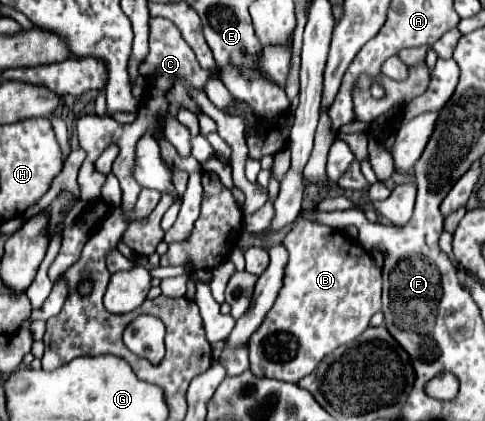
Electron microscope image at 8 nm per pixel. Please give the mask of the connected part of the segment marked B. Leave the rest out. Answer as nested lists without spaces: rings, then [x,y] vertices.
[[[299,219],[283,245],[289,251],[285,285],[247,347],[257,377],[297,383],[327,353],[369,327],[369,319],[381,309],[381,269],[355,239],[307,219]]]

